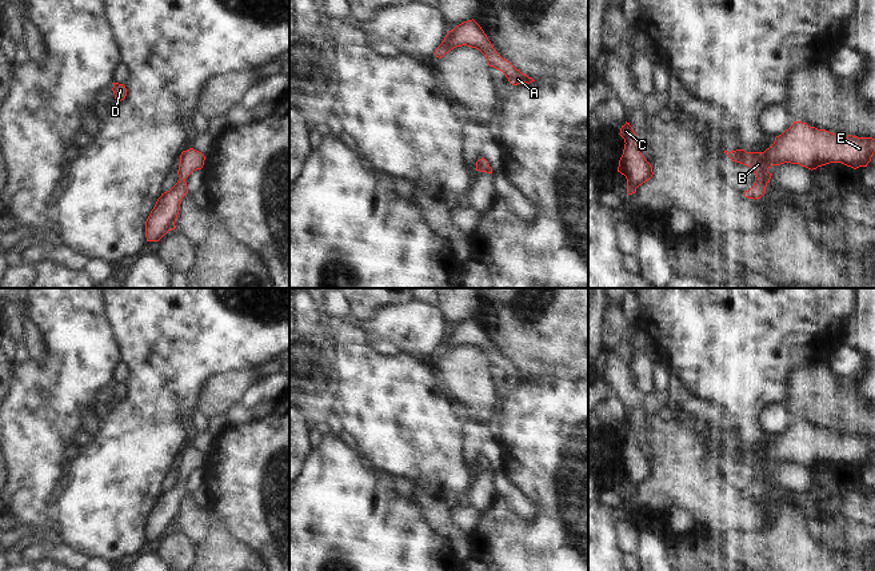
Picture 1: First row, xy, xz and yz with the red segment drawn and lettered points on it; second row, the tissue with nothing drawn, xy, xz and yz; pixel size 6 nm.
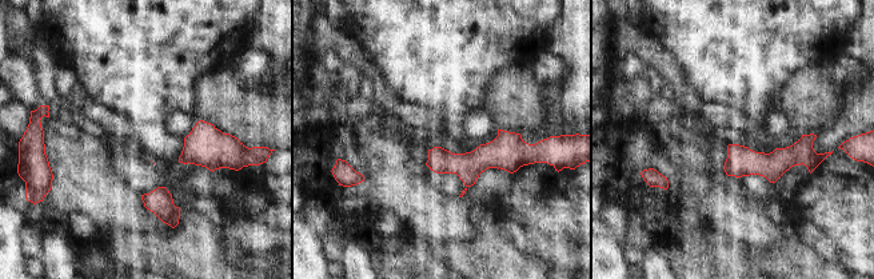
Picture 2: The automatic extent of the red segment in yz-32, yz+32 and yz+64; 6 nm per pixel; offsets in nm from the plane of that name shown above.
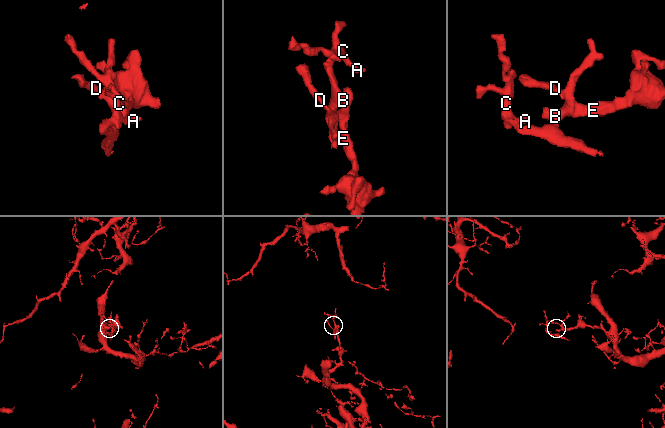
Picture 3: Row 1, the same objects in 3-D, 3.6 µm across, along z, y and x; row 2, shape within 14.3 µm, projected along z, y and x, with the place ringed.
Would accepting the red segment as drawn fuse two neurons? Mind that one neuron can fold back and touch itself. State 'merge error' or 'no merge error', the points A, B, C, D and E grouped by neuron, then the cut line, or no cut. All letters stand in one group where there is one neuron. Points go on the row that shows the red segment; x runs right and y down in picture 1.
no merge error; A B C D E; no cut

